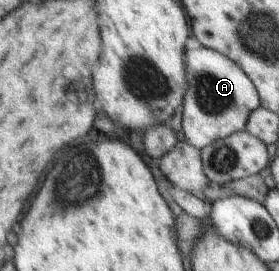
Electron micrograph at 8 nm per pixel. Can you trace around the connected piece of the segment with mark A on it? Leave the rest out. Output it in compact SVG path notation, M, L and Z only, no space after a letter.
M195 38L185 44L185 61L187 88L182 104L182 130L186 142L200 152L233 132L244 131L251 112L260 108L261 102L253 82L235 62L202 46Z

